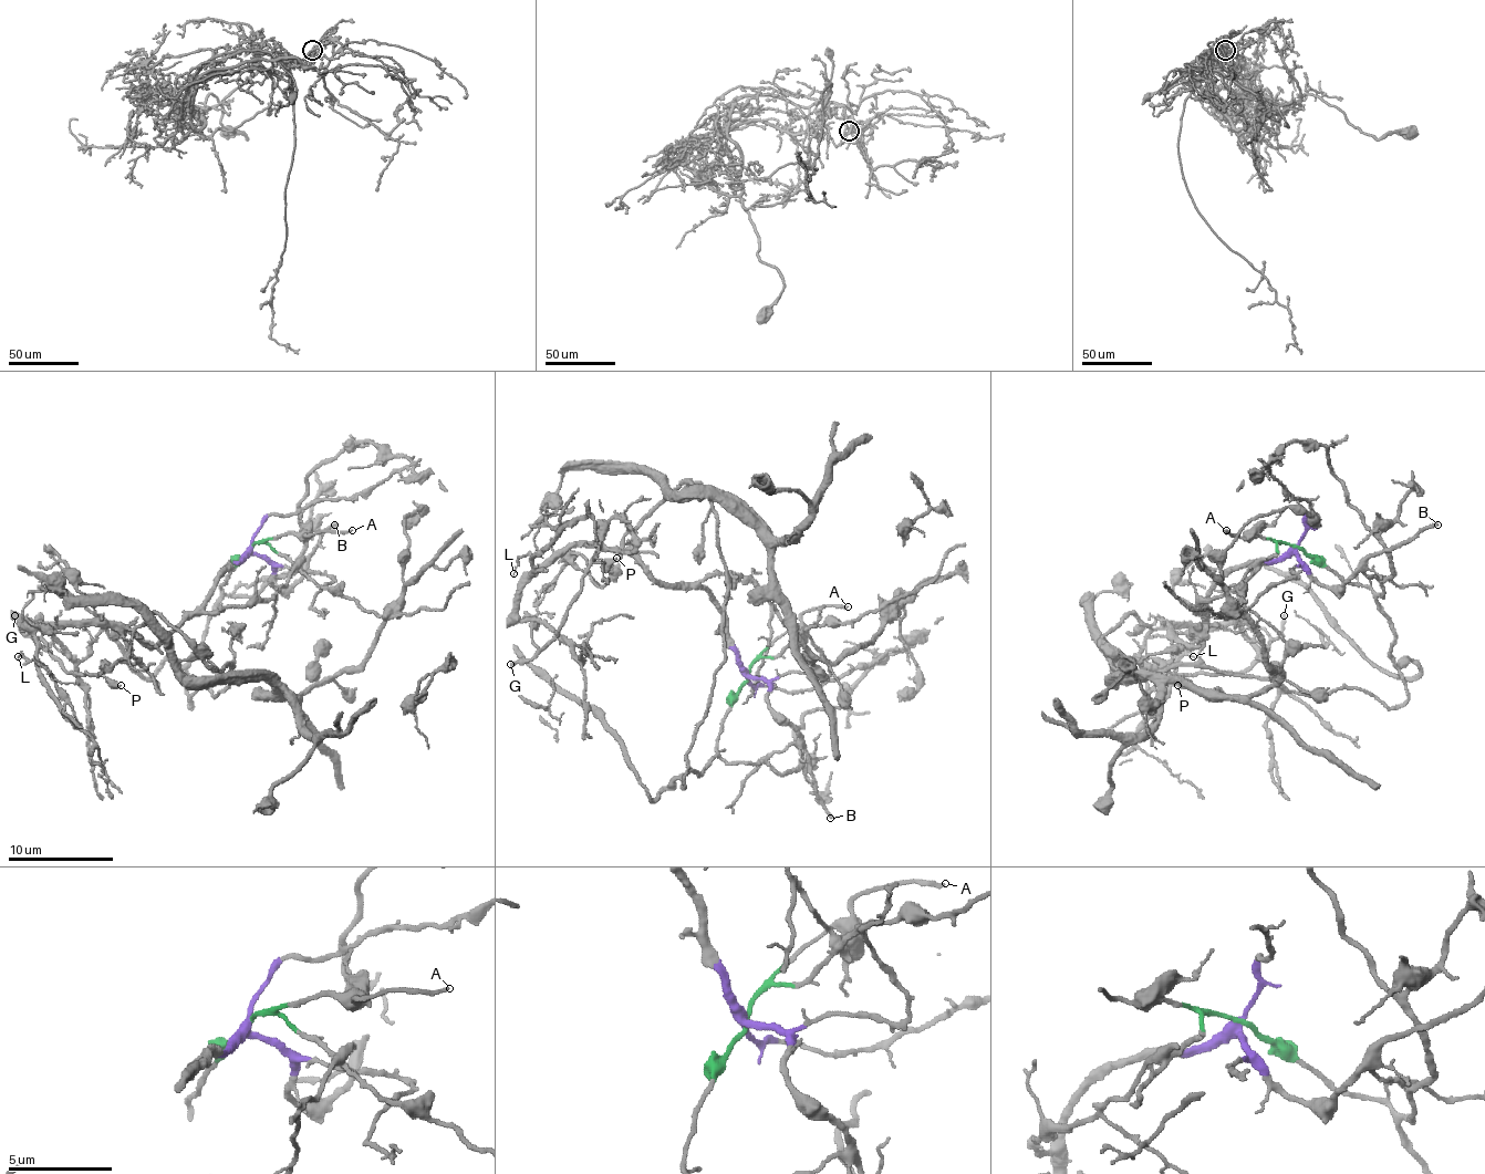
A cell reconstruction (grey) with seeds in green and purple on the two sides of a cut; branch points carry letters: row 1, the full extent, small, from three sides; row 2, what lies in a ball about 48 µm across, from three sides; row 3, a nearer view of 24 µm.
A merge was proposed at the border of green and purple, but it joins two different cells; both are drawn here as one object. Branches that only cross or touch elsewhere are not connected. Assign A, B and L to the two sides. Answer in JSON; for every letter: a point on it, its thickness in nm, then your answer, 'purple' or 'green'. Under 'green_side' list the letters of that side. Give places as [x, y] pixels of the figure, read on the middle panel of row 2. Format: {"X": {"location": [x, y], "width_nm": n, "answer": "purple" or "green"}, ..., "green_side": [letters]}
{"A": {"location": [848, 606], "width_nm": 190, "answer": "green"}, "B": {"location": [830, 818], "width_nm": 220, "answer": "purple"}, "L": {"location": [513, 573], "width_nm": 90, "answer": "purple"}, "green_side": ["A"]}

